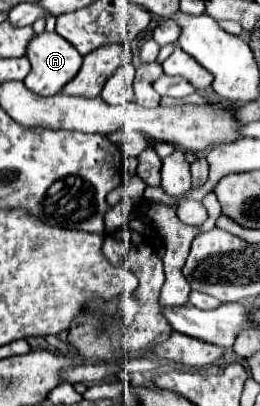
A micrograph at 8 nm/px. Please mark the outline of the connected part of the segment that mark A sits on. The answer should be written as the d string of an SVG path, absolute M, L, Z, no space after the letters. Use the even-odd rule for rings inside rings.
M48 31L32 37L32 41L28 43L28 49L26 49L26 57L30 59L32 69L26 75L24 85L42 97L56 95L72 77L76 77L76 73L82 65L82 55L66 39L62 39L58 33L48 33Z

